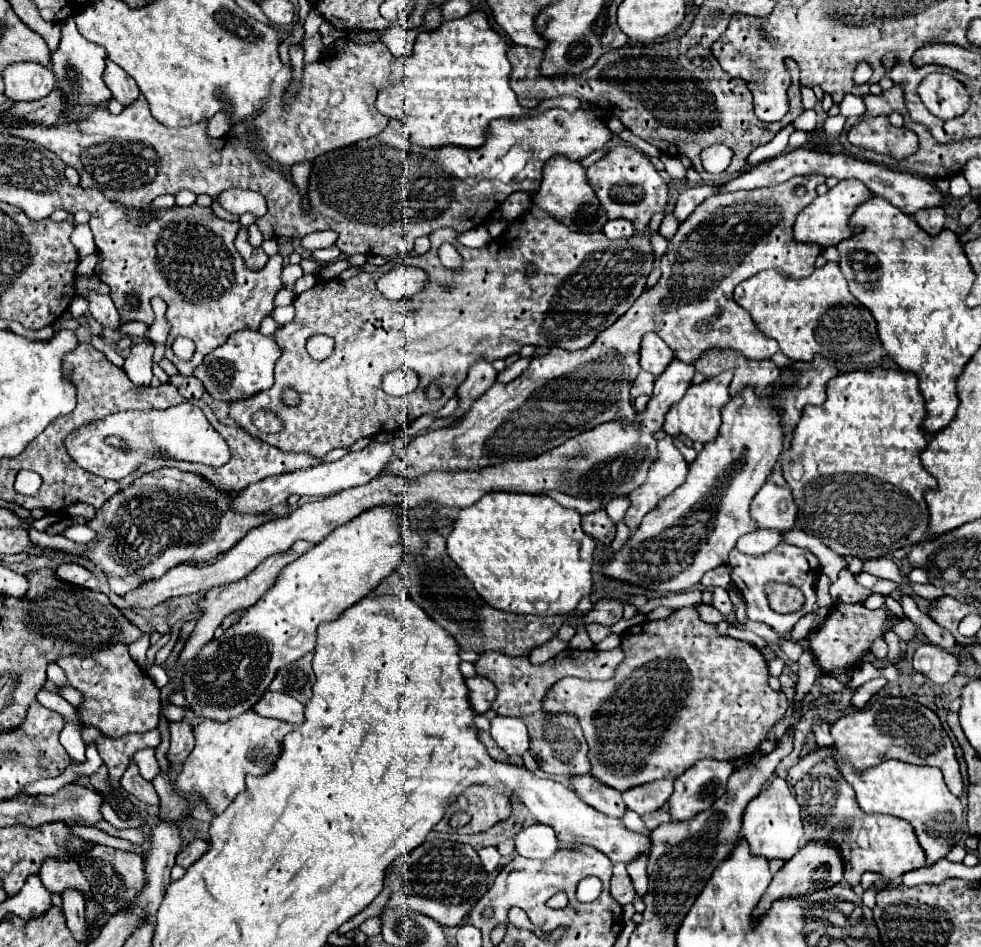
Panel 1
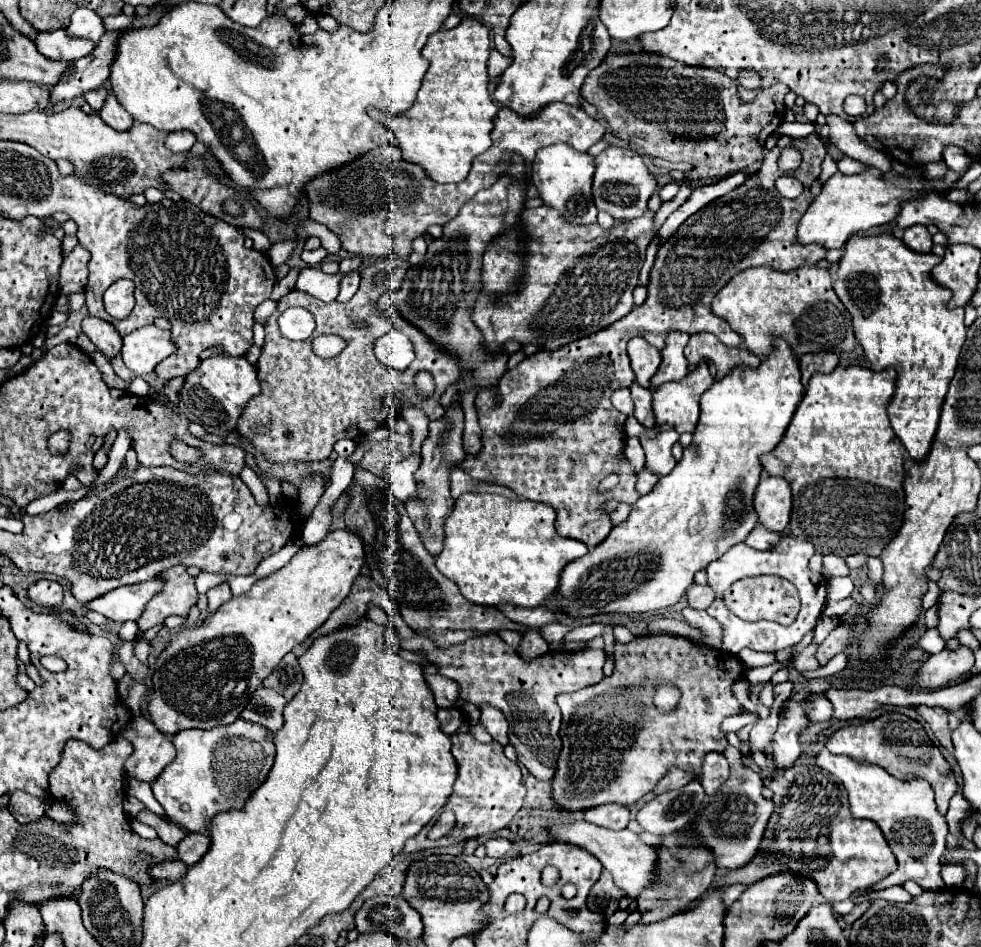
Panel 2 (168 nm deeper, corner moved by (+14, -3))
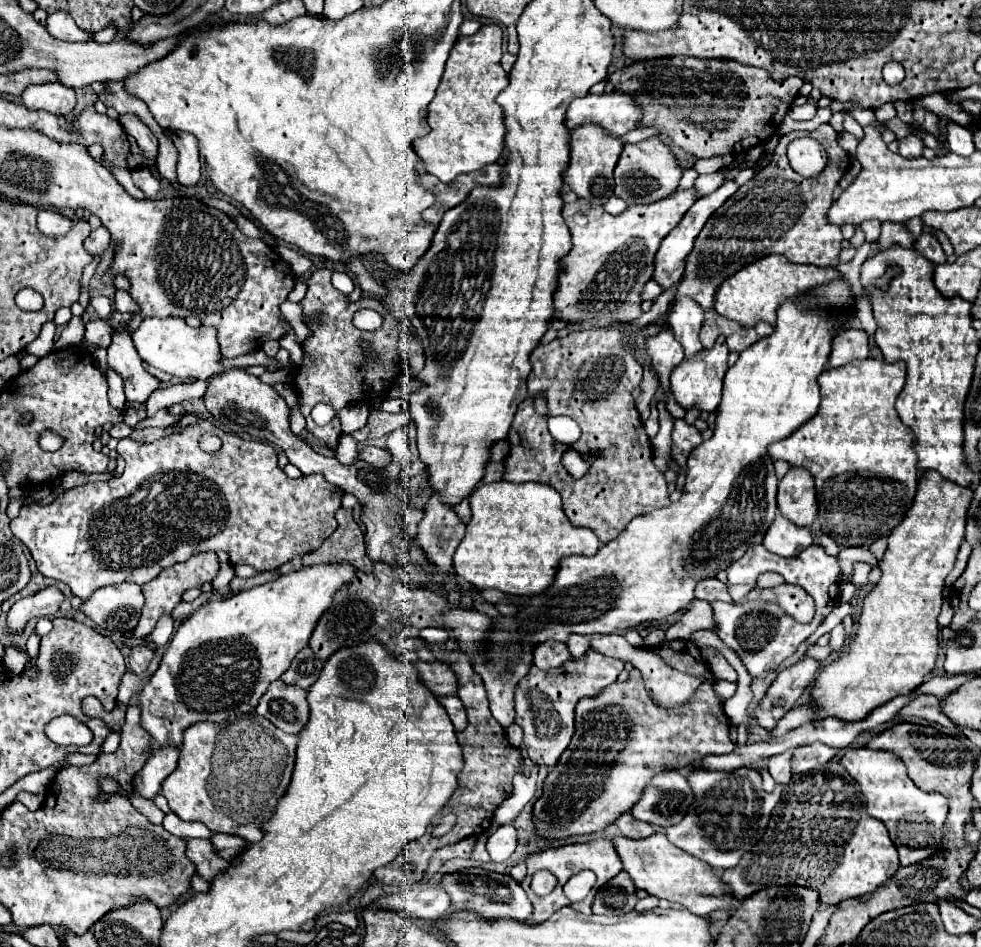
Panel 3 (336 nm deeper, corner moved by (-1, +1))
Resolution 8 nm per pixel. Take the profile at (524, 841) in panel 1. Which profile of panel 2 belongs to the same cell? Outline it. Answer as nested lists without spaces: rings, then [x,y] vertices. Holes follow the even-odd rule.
[[[491,837],[488,842],[486,842],[486,850],[488,850],[488,856],[492,858],[500,858],[508,854],[515,842],[510,841],[502,837]]]

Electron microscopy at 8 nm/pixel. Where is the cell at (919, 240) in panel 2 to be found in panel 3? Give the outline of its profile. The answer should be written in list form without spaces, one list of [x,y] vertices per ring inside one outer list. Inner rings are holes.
[[[929,232],[921,234],[921,236],[917,238],[917,242],[913,244],[913,248],[915,248],[917,252],[921,252],[921,254],[923,254],[929,262],[933,262],[933,264],[943,264],[943,262],[945,262],[945,254],[943,254],[941,244],[939,244],[937,238],[935,238],[933,234],[929,234]]]

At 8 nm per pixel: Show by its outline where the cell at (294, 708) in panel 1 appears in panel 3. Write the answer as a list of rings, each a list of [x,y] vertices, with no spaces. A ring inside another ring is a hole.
[[[275,680],[261,696],[255,712],[273,722],[279,730],[297,736],[309,722],[307,692],[295,684]]]

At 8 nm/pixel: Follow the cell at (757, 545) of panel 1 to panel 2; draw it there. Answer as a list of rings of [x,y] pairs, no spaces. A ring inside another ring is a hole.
[[[756,526],[752,530],[752,534],[748,534],[748,538],[744,540],[750,548],[756,548],[756,550],[766,550],[766,548],[772,548],[776,544],[776,538],[780,538],[780,534],[772,532],[772,530],[766,530],[764,526]]]

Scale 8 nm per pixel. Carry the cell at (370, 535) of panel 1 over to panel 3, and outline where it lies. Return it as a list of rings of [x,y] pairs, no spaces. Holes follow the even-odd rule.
[[[349,562],[309,566],[297,572],[283,574],[273,582],[241,590],[233,598],[211,600],[187,620],[183,620],[173,640],[167,644],[157,672],[149,678],[149,682],[141,688],[137,696],[141,710],[141,728],[151,736],[149,748],[179,748],[183,740],[183,730],[195,722],[223,722],[229,714],[253,712],[259,704],[259,698],[267,692],[269,684],[273,680],[279,680],[299,648],[307,646],[319,614],[323,614],[323,610],[331,606],[333,590],[337,590],[339,586],[343,586],[343,582],[349,582],[351,578],[355,578],[355,568]]]

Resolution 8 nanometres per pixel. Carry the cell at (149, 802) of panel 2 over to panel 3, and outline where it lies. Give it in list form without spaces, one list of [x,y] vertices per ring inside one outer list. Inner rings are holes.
[[[167,814],[163,818],[163,826],[171,834],[181,836],[181,838],[211,838],[211,830],[207,830],[207,826],[199,822],[185,822],[177,818],[175,814]]]

